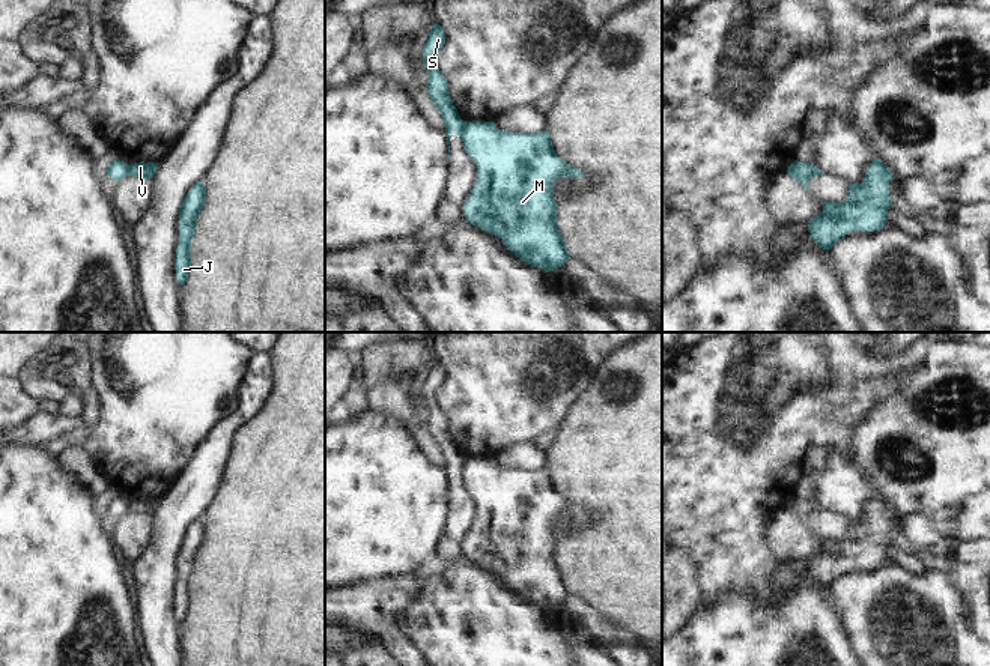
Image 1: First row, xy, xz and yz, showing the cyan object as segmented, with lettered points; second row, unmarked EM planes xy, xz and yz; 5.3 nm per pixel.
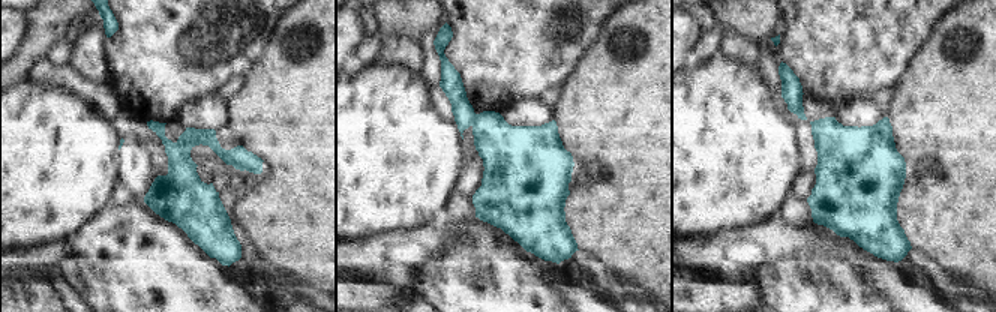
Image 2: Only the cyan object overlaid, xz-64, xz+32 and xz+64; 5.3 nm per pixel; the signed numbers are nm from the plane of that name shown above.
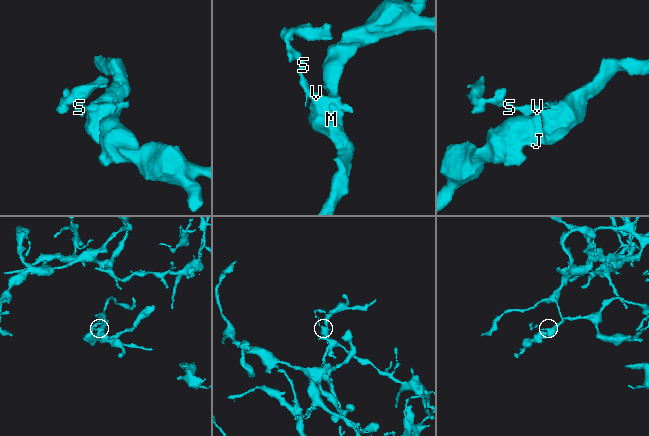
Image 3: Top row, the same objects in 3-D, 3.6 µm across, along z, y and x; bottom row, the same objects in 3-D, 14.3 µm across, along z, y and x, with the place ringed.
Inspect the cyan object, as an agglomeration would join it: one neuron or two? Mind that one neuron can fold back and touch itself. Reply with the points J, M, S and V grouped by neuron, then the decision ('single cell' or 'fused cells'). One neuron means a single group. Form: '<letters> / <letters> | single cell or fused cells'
J M V / S | fused cells

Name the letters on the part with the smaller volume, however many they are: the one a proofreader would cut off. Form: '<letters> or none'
S

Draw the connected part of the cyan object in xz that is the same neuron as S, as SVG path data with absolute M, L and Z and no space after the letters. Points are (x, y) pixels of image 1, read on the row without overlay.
M433 361L429 368L429 376L423 385L423 398L429 409L427 430L435 443L441 448L441 454L445 459L445 471L448 480L448 496L450 496L450 474L462 474L462 466L465 459L460 456L457 447L454 445L448 419L436 403L435 392L444 385L445 371L439 361Z

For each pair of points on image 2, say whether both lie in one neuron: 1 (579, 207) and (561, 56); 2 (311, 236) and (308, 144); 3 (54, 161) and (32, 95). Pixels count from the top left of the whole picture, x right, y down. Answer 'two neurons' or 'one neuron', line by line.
1: two neurons
2: one neuron
3: one neuron

